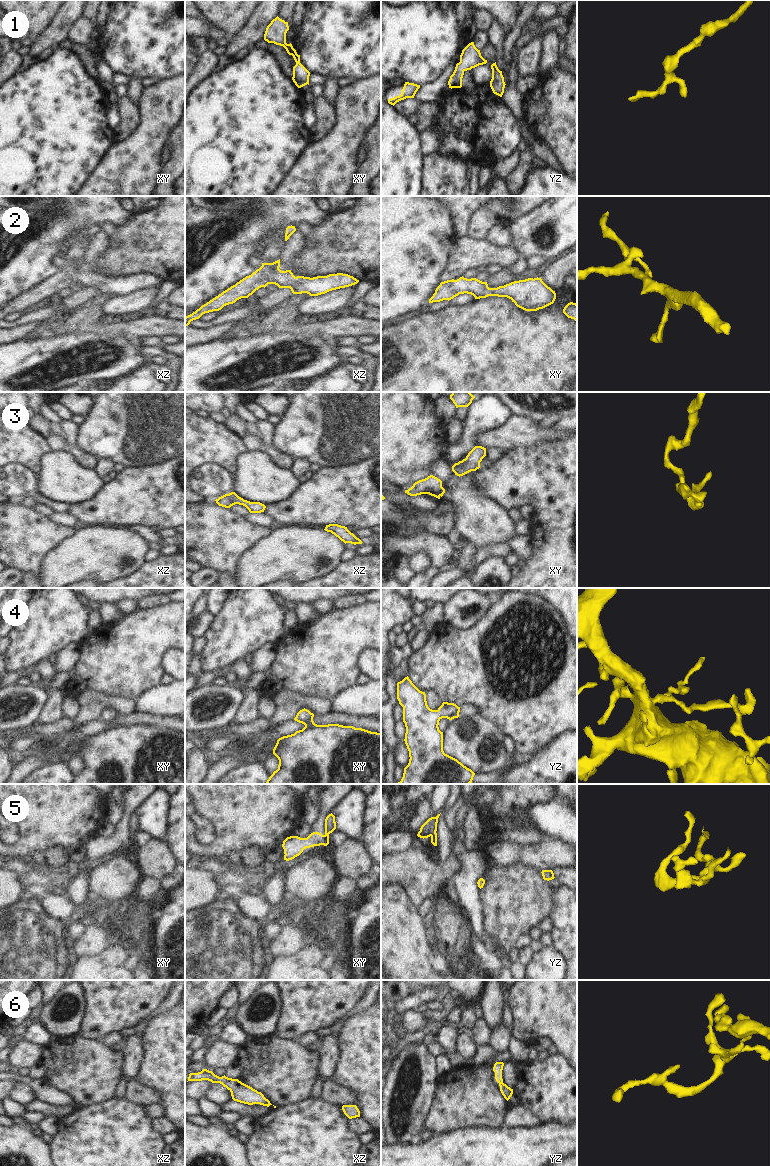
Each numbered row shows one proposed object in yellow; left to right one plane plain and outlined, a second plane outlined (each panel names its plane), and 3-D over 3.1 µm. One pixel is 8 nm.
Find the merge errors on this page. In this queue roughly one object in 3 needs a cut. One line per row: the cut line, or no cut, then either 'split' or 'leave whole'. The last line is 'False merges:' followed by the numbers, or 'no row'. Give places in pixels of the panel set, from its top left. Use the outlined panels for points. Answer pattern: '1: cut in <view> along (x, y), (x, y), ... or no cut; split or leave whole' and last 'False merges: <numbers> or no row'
1: no cut; leave whole
2: no cut; leave whole
3: no cut; leave whole
4: no cut; leave whole
5: cut in yz along (435, 831), (430, 835); split
6: no cut; leave whole
False merges: 5

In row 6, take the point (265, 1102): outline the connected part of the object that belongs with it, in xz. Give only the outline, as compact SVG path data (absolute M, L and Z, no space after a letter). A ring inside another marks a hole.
M203 1069L201 1072L198 1073L189 1074L188 1081L202 1080L208 1080L212 1083L222 1084L231 1092L231 1096L234 1101L248 1105L260 1104L267 1107L272 1105L270 1101L266 1099L261 1092L258 1092L252 1087L242 1083L238 1079L228 1078L225 1075L219 1077L215 1075L212 1071L209 1071L207 1069Z

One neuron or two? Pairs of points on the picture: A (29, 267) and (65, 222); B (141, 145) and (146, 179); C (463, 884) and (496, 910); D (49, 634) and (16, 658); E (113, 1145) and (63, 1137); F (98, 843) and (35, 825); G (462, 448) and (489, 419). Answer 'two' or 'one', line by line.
A: one
B: one
C: two
D: one
E: one
F: two
G: one

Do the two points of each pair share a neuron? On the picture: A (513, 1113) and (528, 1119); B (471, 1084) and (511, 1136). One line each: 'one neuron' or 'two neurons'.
A: one neuron
B: two neurons

